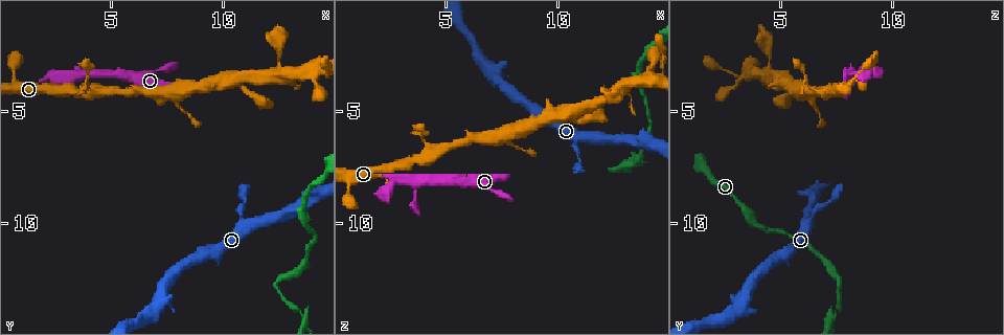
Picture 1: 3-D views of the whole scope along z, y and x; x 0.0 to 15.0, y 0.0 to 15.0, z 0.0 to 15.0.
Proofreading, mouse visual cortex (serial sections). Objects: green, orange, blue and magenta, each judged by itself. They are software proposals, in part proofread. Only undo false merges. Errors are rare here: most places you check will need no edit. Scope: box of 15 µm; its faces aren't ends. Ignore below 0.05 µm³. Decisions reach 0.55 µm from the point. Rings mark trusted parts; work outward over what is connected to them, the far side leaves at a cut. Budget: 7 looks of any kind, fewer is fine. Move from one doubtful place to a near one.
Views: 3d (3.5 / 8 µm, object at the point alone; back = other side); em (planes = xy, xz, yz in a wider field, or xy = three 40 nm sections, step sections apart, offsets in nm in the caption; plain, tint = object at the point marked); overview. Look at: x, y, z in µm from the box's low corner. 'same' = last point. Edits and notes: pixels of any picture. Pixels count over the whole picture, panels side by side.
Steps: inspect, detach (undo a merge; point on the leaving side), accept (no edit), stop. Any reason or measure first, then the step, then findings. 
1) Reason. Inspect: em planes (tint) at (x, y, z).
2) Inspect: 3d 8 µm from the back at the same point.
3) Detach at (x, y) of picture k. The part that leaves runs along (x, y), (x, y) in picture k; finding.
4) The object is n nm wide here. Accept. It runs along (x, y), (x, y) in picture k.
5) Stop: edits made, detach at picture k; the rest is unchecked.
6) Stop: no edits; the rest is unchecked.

Arms part here. Inspect: 3d 8 µm from the back at (13.9, 8.9, 6.4).

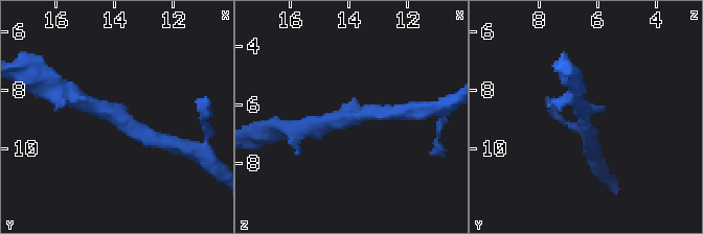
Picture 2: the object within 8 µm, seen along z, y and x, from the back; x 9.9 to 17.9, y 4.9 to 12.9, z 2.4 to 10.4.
Inspect: em xy step 2 (tint) at (13.9, 8.9, 6.4).

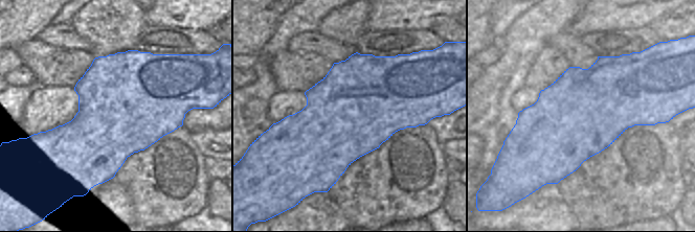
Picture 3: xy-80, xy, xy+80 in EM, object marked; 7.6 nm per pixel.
Accept. It runs along (140, 134), (110, 111), (89, 104) in picture 2; continuous, no second cell.

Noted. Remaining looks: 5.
Abrupt turn. Inspect: 3d 8 µm at (12.4, 12.8, 7.5).

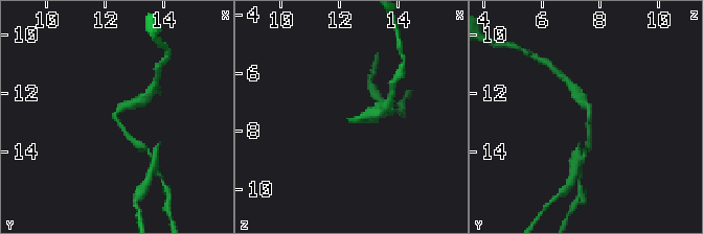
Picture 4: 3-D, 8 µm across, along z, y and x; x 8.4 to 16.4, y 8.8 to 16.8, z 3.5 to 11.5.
Closer look. Inspect: 3d 3.5 µm at (12.3, 12.8, 7.6).

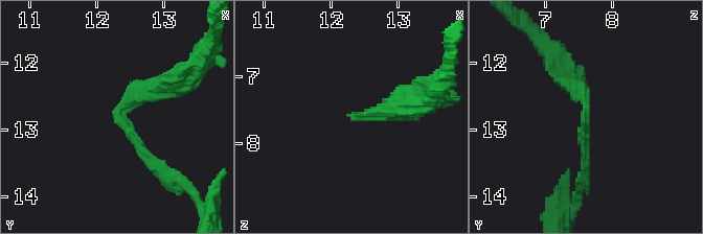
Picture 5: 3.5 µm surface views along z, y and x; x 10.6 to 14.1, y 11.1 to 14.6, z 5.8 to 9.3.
Detach at (139, 147) of picture 5. The part that leaves runs along (117, 113), (140, 148), (191, 190) in picture 5; two cells meet here.

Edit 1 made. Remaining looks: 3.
Thick turns thin. Inspect: 3d 3.5 µm at (2.5, 3.8, 8.2).

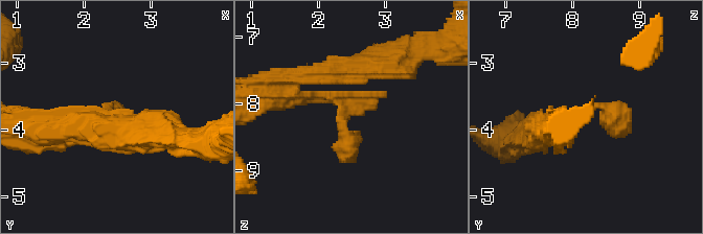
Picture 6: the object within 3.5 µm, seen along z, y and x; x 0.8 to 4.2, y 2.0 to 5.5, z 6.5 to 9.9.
Inspect: em xy step 1 (tint) at (2.40, 3.75, 8.20).

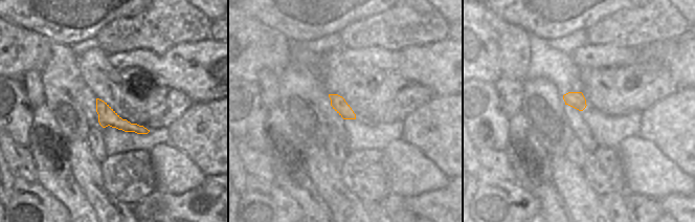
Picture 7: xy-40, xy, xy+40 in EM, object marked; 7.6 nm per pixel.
Accept. It runs along (98, 102), (119, 124), (144, 131) in picture 7; continuous, no second cell.

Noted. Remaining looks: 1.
Stop: edits made, detach at picture 5; the rest is unchecked.

